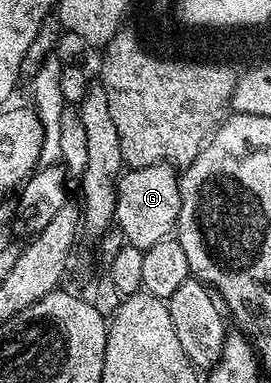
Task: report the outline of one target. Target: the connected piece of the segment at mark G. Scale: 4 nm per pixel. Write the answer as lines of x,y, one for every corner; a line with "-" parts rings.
167,162
150,164
137,170
128,168
116,184
115,229
120,229
123,241
129,246
146,251
158,240
169,237
180,219
180,180
177,167

